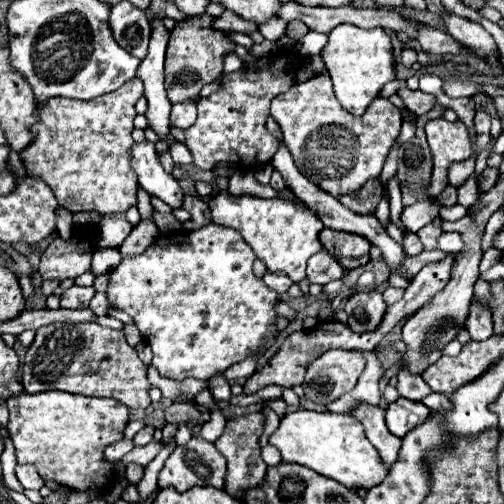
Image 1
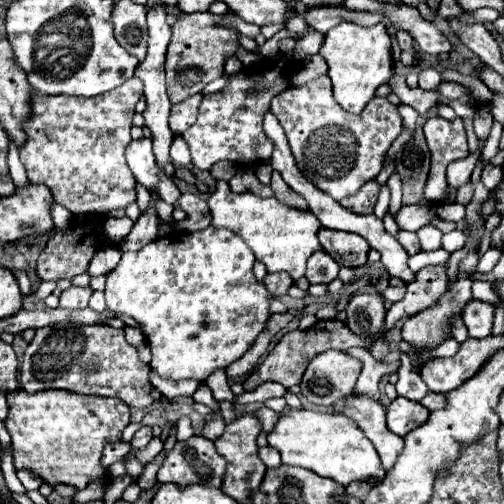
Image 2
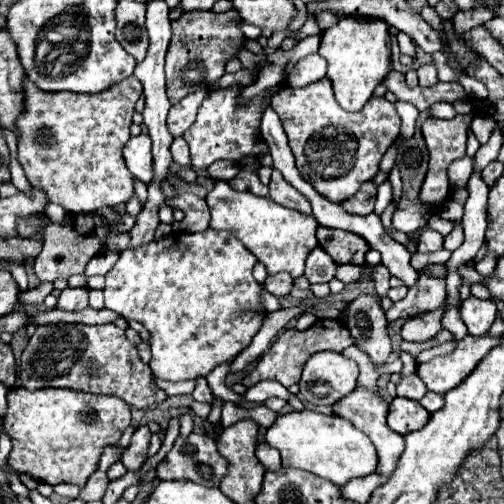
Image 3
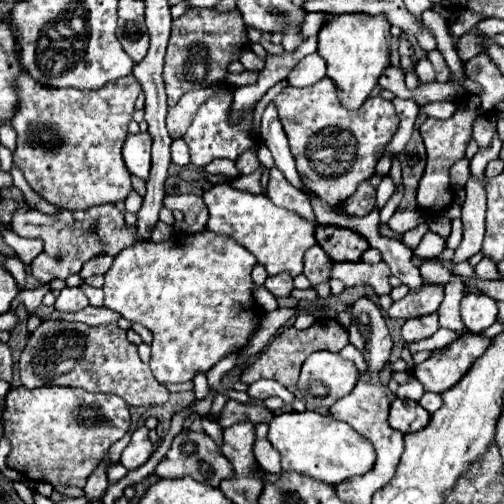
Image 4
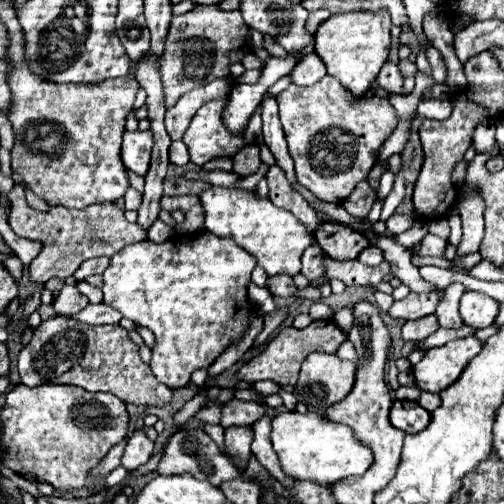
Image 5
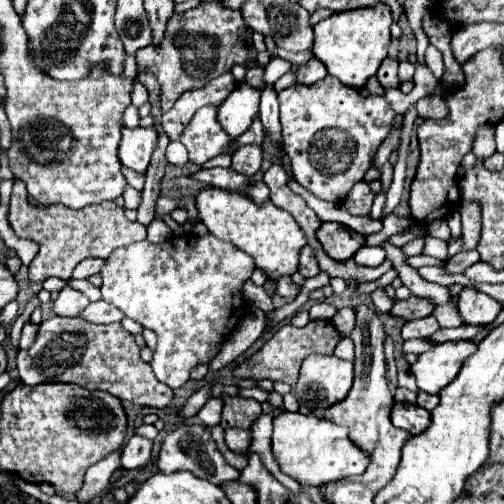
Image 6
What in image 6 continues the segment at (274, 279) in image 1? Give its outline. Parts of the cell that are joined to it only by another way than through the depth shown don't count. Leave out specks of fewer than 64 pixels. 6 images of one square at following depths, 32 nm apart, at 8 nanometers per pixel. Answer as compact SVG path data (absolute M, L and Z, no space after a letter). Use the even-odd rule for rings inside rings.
M280 276L278 278L278 288L276 288L276 294L280 294L280 296L284 296L284 298L296 298L298 296L298 292L300 292L300 286L298 284L294 284L292 280L290 280L290 276Z

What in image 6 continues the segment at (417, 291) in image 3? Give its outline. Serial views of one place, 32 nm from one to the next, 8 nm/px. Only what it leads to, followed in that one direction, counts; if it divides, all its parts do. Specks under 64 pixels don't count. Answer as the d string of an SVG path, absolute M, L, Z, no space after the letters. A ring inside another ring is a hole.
M410 296L408 300L400 300L394 304L394 316L400 316L404 320L416 320L432 314L434 304L428 300L418 300L416 296Z

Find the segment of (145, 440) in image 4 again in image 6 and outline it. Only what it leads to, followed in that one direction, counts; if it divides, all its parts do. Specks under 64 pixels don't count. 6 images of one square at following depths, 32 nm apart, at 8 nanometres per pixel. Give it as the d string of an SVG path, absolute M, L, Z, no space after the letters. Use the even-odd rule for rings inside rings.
M132 436L130 442L122 450L122 468L140 468L150 462L150 452L152 452L152 440Z

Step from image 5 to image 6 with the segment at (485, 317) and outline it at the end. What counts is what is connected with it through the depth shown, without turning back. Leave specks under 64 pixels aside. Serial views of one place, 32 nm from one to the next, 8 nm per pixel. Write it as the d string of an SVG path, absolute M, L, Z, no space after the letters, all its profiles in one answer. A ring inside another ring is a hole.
M464 286L458 294L458 310L466 324L492 324L502 304L472 286Z

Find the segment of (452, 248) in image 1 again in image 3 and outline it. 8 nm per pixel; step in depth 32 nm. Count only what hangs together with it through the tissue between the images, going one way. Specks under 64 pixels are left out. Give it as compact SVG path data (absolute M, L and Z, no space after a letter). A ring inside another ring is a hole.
M454 222L454 230L444 238L444 248L446 250L456 250L464 240L464 234L462 234L462 224L460 222Z

